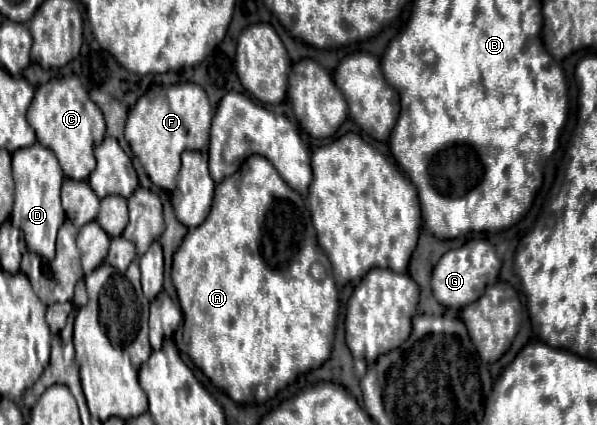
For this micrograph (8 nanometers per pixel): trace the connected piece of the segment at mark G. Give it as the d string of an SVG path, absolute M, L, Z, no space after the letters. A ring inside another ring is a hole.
M469 240L461 248L449 250L447 254L443 254L443 258L437 262L431 278L433 296L437 298L439 304L461 310L465 304L471 304L473 300L477 300L481 292L485 292L487 284L497 280L499 268L501 268L501 260L497 258L493 244L489 244L487 240Z

